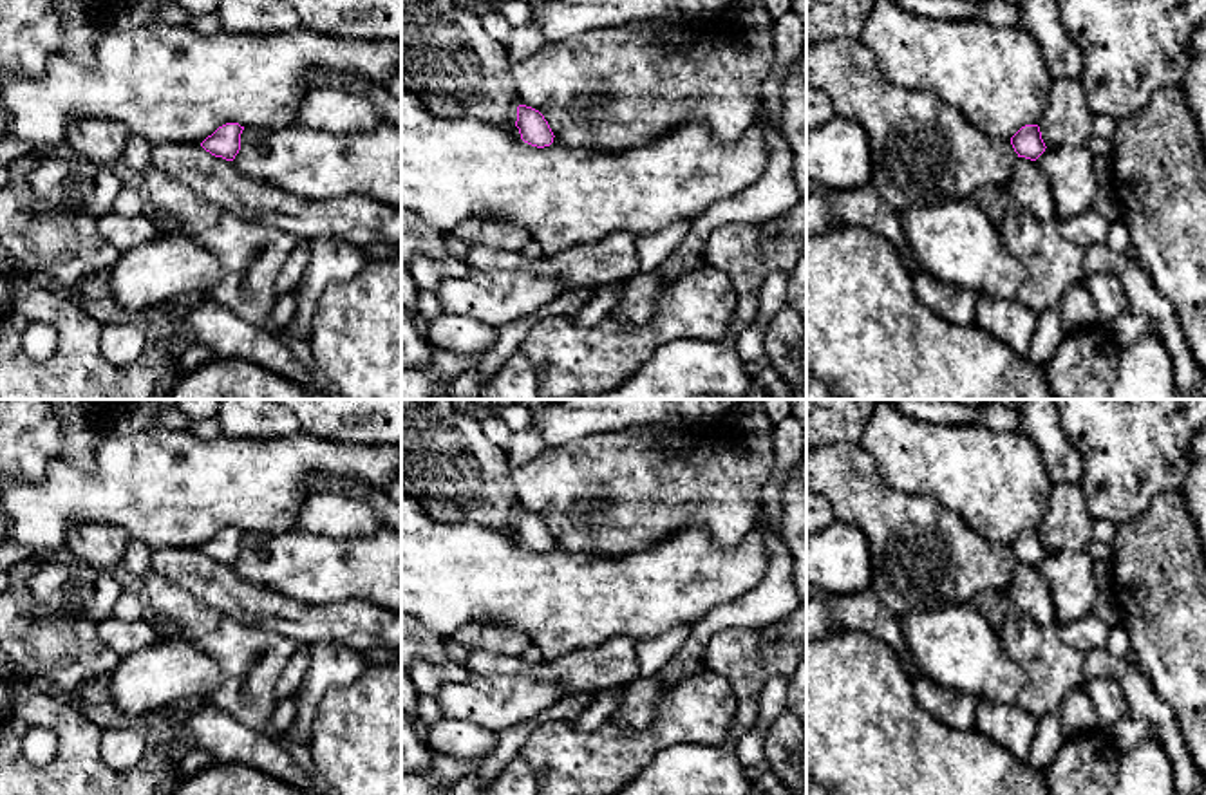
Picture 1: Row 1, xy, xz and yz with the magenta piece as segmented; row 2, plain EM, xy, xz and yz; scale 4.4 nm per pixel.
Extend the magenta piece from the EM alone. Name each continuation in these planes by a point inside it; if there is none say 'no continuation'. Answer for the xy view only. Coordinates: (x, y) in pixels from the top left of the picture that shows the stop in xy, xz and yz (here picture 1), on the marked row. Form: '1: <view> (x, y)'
no continuation

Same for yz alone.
no continuation

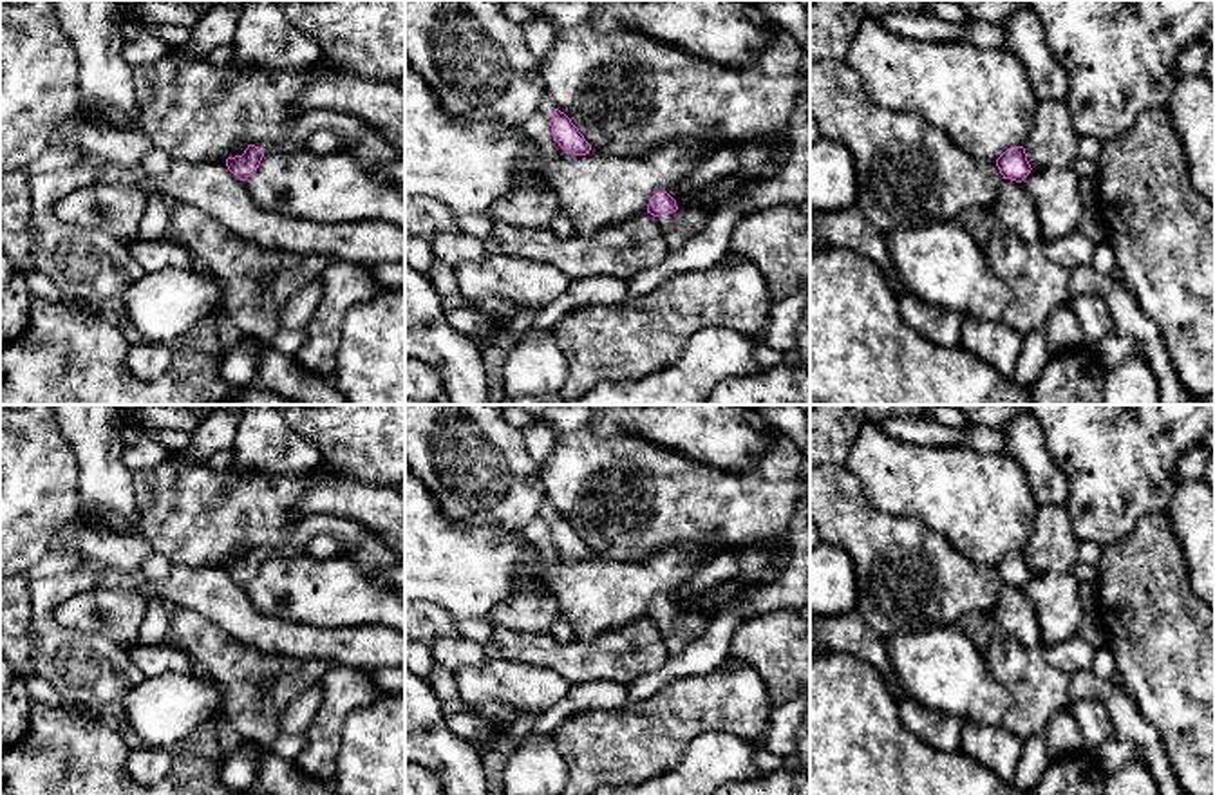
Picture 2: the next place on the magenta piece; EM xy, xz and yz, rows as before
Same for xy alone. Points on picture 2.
1: xy (367, 145)

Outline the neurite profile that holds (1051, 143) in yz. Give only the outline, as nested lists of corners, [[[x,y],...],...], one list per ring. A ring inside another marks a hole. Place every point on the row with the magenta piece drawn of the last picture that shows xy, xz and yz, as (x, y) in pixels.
[[[1041,101],[1023,145],[1031,168],[1072,170],[1079,159],[1078,136],[1063,101]]]

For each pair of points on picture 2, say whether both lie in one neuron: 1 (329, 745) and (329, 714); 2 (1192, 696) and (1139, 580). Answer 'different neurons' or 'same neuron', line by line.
1: same neuron
2: same neuron

